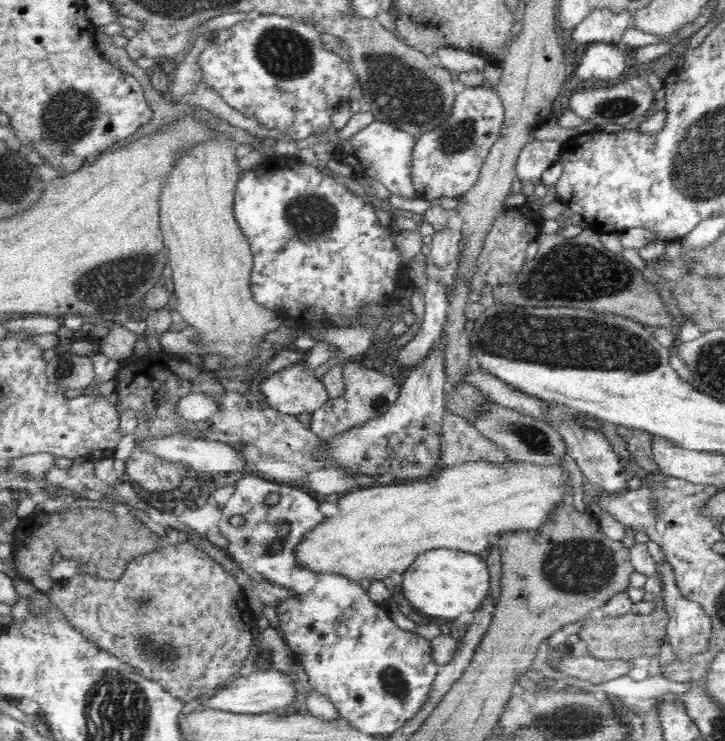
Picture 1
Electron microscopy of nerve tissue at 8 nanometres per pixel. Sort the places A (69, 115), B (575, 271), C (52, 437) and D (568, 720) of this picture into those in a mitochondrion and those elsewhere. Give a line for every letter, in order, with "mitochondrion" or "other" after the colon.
A: mitochondrion
B: mitochondrion
C: other
D: mitochondrion

